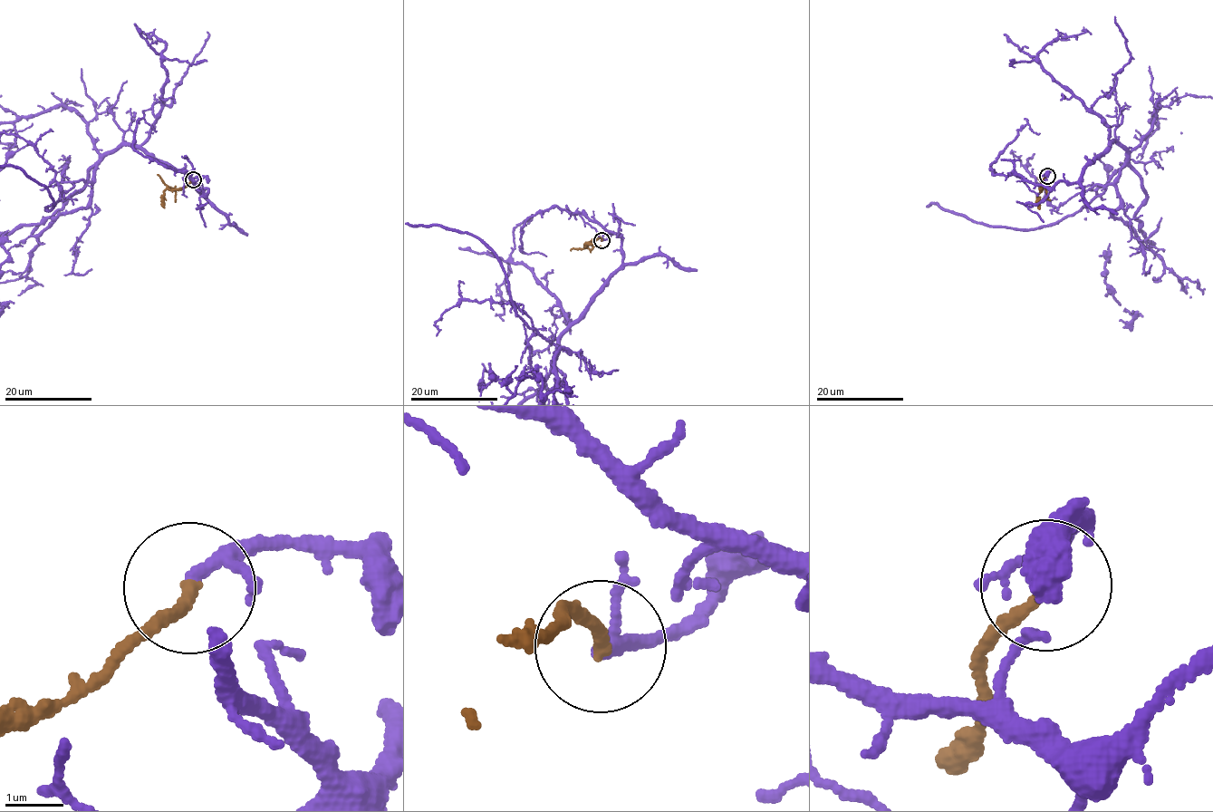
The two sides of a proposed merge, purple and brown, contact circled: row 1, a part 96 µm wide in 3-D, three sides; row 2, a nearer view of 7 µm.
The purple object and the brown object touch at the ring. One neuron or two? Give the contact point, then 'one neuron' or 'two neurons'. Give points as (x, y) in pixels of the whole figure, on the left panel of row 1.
place (193, 179); one neuron

